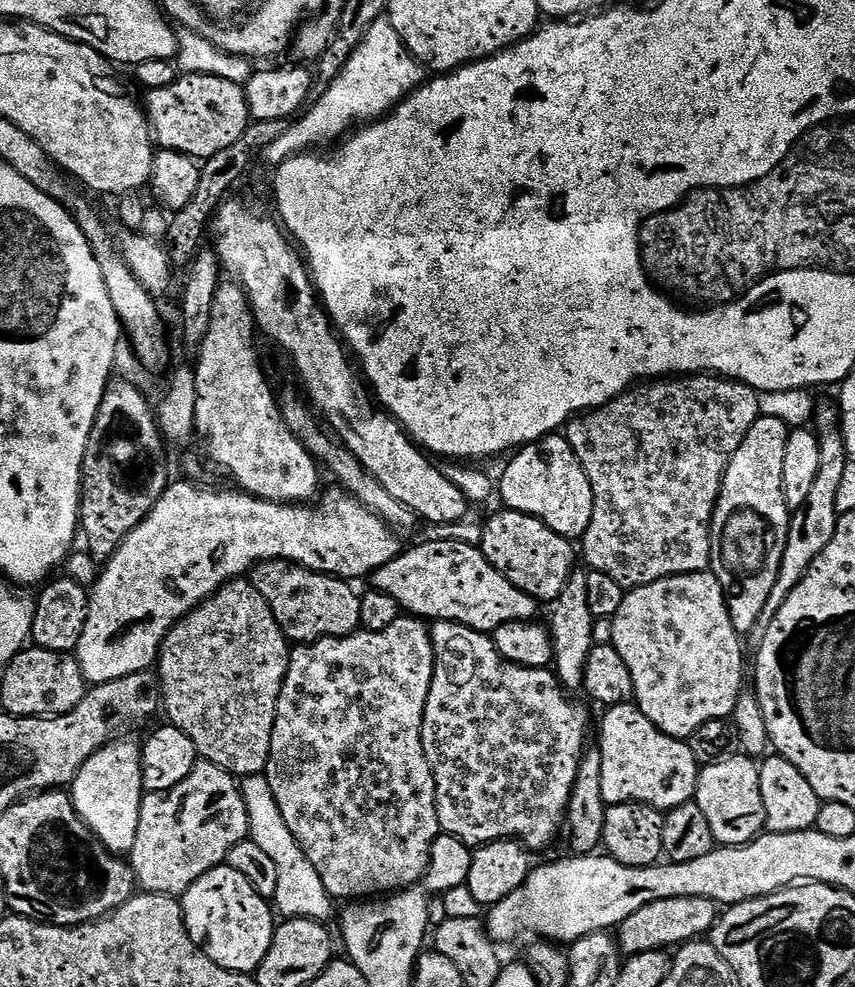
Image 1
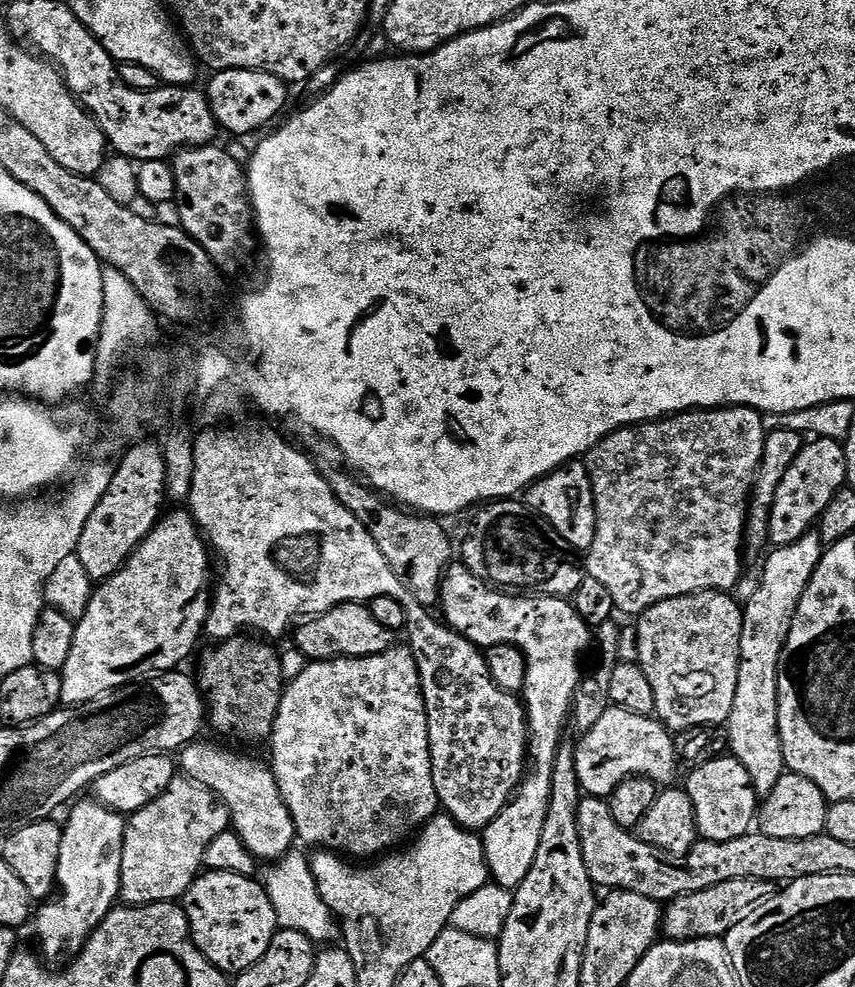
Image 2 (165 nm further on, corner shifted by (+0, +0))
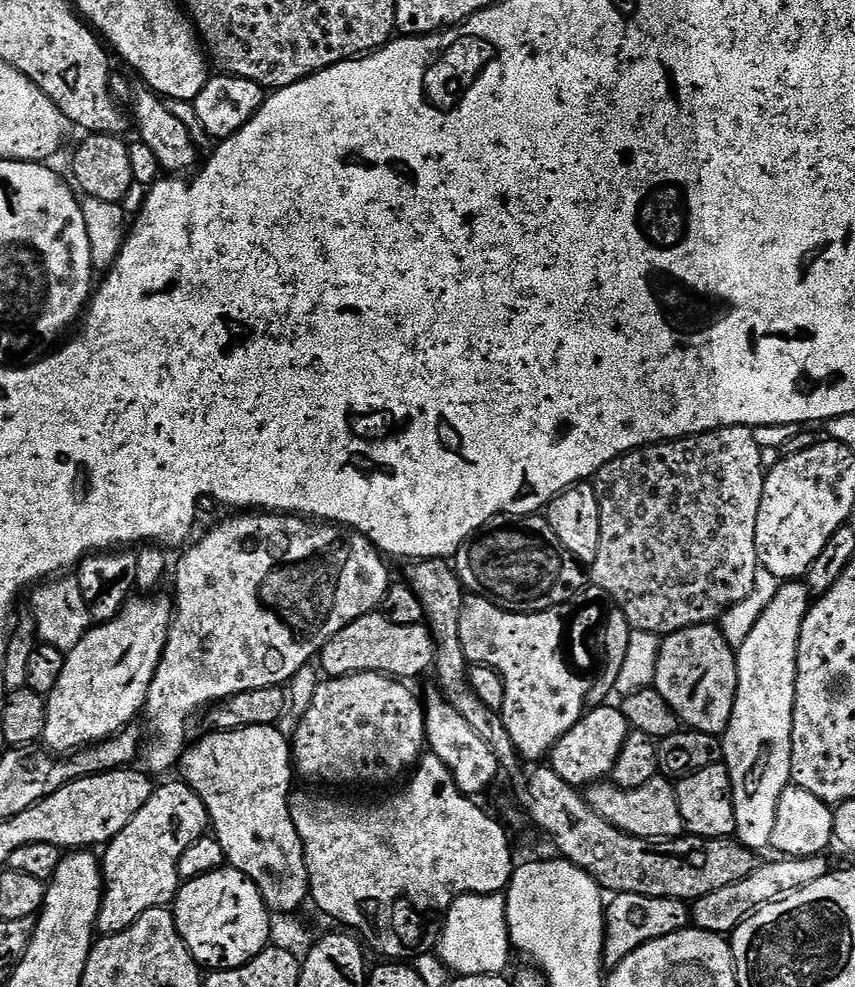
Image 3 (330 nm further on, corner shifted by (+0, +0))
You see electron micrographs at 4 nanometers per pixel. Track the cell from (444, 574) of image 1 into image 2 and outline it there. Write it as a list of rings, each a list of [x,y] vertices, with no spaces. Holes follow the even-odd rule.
[[[462,562],[449,564],[440,584],[439,611],[444,611],[443,619],[448,627],[465,636],[470,643],[481,650],[487,650],[499,644],[509,644],[524,655],[528,663],[528,673],[522,693],[524,714],[528,717],[528,759],[524,779],[516,787],[515,793],[504,809],[482,829],[484,857],[488,863],[488,874],[491,883],[499,888],[515,890],[530,874],[530,866],[534,866],[534,858],[538,854],[538,842],[542,842],[542,825],[546,822],[546,810],[550,804],[552,789],[552,767],[554,758],[564,737],[564,723],[570,720],[572,699],[576,687],[582,679],[580,672],[580,651],[588,640],[590,629],[576,612],[575,606],[567,599],[558,596],[533,596],[531,594],[509,594],[497,590],[491,584],[485,584]]]

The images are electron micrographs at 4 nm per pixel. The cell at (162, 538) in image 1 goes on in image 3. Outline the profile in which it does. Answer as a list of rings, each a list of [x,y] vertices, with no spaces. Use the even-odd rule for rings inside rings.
[[[133,595],[113,620],[92,626],[81,641],[67,652],[62,666],[62,678],[58,678],[58,686],[54,686],[54,690],[46,697],[48,713],[42,740],[53,753],[72,754],[79,749],[98,744],[115,732],[127,728],[137,719],[136,715],[139,717],[143,713],[150,682],[160,665],[172,625],[173,597],[160,595]]]

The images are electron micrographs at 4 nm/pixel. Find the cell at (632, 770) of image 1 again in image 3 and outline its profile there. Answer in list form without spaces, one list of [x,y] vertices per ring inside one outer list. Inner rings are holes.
[[[603,706],[601,708],[585,711],[580,721],[578,721],[578,723],[576,723],[576,725],[573,726],[573,728],[557,742],[551,750],[550,766],[556,771],[558,778],[562,778],[567,784],[571,784],[572,787],[577,790],[611,777],[614,762],[618,758],[622,746],[628,741],[630,729],[626,722],[626,718],[620,712],[619,707],[610,707],[611,706]]]

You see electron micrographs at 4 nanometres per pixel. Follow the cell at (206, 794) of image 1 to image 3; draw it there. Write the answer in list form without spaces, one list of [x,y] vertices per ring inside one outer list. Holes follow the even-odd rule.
[[[185,782],[177,783],[164,784],[161,788],[159,785],[146,806],[130,818],[126,830],[118,833],[103,849],[104,900],[96,919],[101,933],[126,930],[146,910],[163,908],[175,901],[182,883],[178,858],[210,828],[202,798]]]

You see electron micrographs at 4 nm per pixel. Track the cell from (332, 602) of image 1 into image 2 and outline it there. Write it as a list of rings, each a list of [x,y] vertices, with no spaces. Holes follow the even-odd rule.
[[[364,602],[340,604],[337,608],[331,608],[326,614],[315,617],[311,622],[301,623],[295,632],[294,646],[305,655],[308,662],[340,660],[343,656],[366,658],[374,654],[382,654],[394,644],[394,633],[386,630],[386,626],[376,621],[374,614],[370,614],[368,605]]]

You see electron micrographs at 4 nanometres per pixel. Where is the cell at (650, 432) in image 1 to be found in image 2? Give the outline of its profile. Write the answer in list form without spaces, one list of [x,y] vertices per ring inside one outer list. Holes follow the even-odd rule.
[[[698,408],[690,412],[677,412],[675,416],[665,416],[663,420],[649,420],[646,424],[634,424],[631,428],[620,428],[605,440],[600,440],[588,451],[586,463],[590,482],[594,490],[596,503],[596,533],[594,546],[586,553],[587,575],[594,577],[606,590],[610,590],[610,598],[614,598],[616,612],[639,618],[650,606],[658,606],[658,602],[666,602],[670,598],[682,598],[699,592],[727,592],[740,580],[740,571],[744,564],[740,561],[740,547],[746,544],[745,532],[748,521],[750,497],[756,482],[756,474],[760,471],[760,462],[764,457],[764,441],[766,439],[766,420],[753,408]]]

